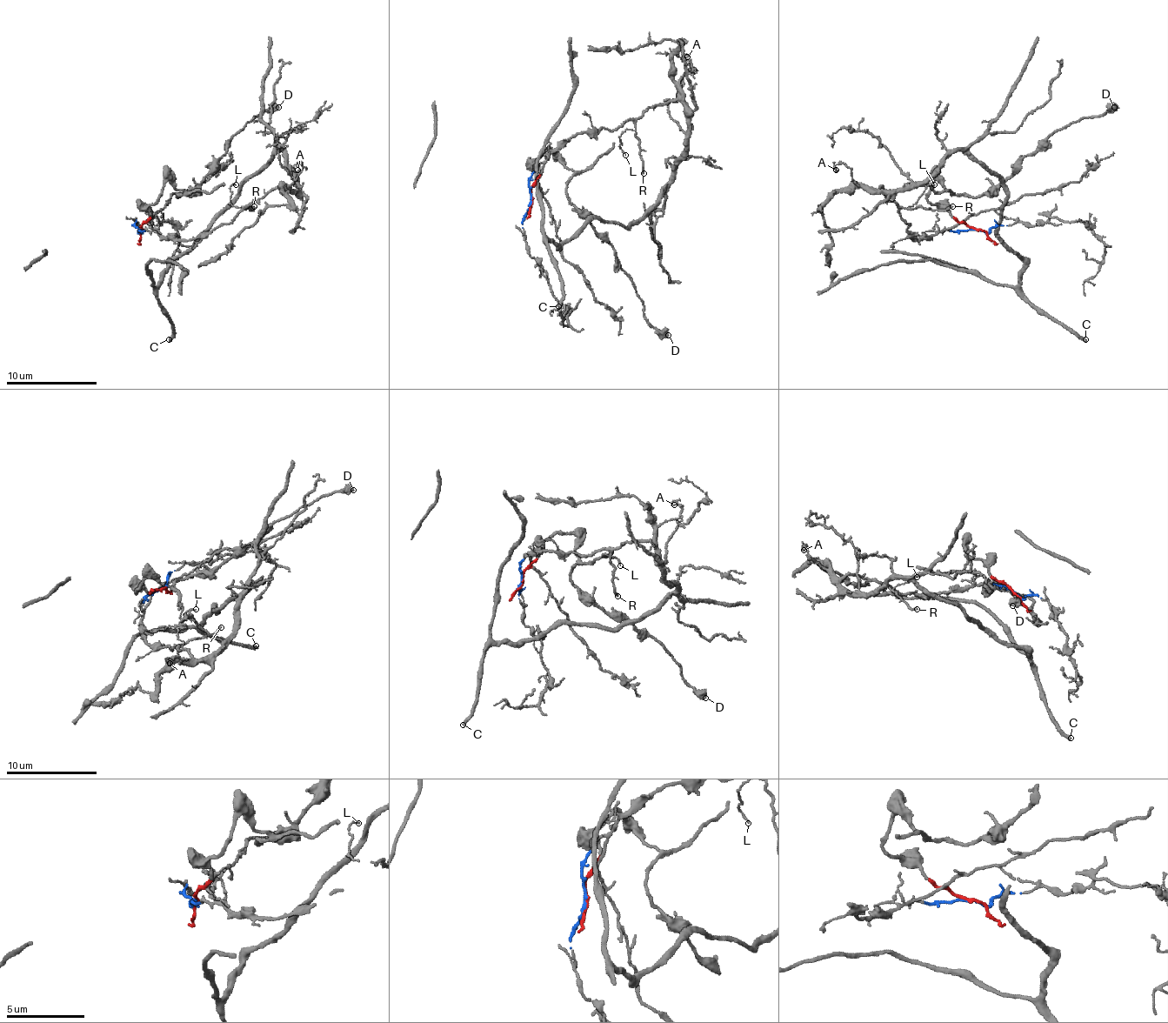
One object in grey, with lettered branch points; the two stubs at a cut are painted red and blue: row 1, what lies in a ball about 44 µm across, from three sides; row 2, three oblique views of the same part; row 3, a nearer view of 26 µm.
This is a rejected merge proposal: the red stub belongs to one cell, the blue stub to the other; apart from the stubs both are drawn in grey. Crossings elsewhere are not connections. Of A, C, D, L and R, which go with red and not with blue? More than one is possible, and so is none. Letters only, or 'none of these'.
D

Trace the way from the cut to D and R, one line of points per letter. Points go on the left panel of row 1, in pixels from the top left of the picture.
D: (141, 230), (150, 213), (148, 207), (169, 179), (184, 193), (177, 197), (189, 193), (254, 117), (279, 107)
R: (141, 230), (184, 241), (207, 236), (227, 224), (241, 211), (254, 207)

